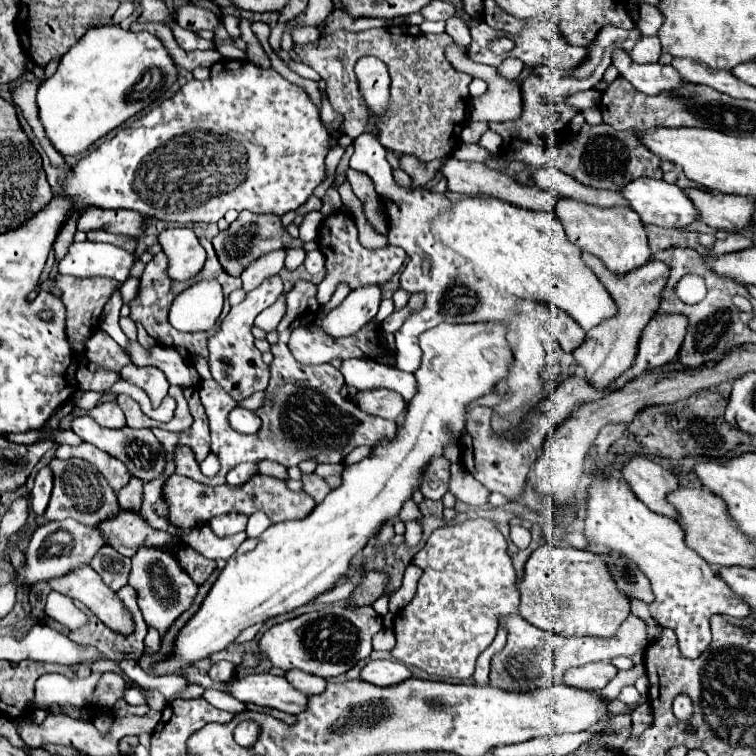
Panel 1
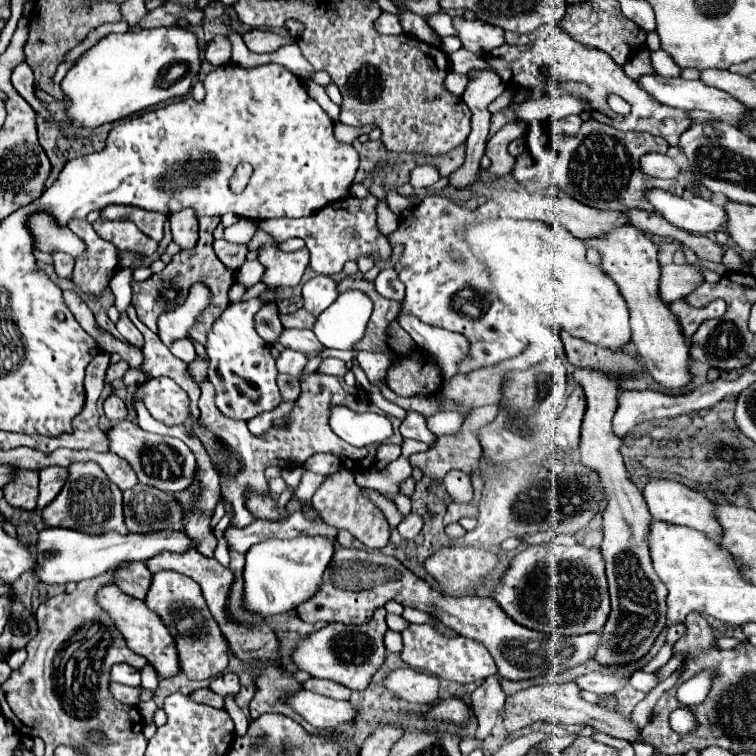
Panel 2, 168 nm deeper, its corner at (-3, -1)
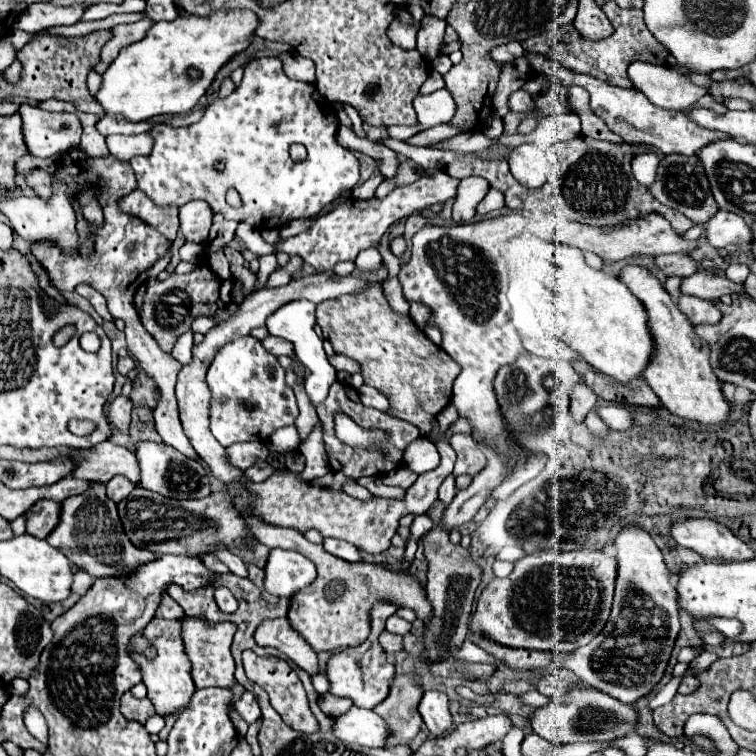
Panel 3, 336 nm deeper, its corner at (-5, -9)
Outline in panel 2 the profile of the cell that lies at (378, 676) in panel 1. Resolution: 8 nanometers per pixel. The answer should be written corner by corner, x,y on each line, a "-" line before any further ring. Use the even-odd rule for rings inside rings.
398,669
386,677
386,687
410,703
432,705
438,699
440,681
438,677
416,669

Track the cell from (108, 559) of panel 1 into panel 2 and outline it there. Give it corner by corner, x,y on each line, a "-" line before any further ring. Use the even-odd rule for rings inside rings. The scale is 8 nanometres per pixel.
128,563
126,567
122,567
116,573
116,585
130,597
136,599
146,599
146,593
152,585
152,573
148,571
148,567
144,563

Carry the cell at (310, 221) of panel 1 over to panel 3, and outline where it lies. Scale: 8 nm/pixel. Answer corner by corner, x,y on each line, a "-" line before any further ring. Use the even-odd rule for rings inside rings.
276,253
262,255
262,257
258,257
258,261
260,261
260,271
258,271
258,285
256,285
256,289
262,289
266,277
278,267
278,261
276,261

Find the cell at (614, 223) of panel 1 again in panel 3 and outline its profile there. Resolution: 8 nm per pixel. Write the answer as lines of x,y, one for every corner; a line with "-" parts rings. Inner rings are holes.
626,265
620,271
620,281
642,301
648,313
648,329
654,341
654,357
644,369
644,379
658,395
660,403
670,413
700,421
702,425
718,425
728,419
728,403
720,391
720,381
710,369
710,349
696,337
692,323
676,307
658,277
646,267

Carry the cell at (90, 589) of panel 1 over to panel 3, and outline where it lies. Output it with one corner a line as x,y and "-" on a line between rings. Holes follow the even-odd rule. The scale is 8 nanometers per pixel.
152,619
142,635
148,639
148,643
154,647
156,655
152,659
148,659
146,655
132,651
130,657
134,663
140,665
140,673
142,673
142,681
148,687
148,699
152,701
156,713
160,715
168,715
172,711
180,711
188,705
192,693
194,693
194,683
190,677
190,661
184,653
184,645
182,645
182,635
180,635
180,621
166,621
166,619

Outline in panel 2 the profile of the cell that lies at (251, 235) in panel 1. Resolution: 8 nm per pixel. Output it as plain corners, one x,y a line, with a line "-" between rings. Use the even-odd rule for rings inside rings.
216,239
214,253
226,267
236,271
246,261
248,251
246,251
246,245
234,245
234,243
228,243
226,239

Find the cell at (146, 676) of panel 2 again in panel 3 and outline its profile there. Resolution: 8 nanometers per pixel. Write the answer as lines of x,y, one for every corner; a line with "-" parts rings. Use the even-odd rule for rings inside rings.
154,713
152,717
148,717
148,721
144,723
144,727
146,727
146,731
148,731
148,733
158,735
158,733
162,731
162,727
164,727
164,717
162,717
162,715
158,715
158,713

